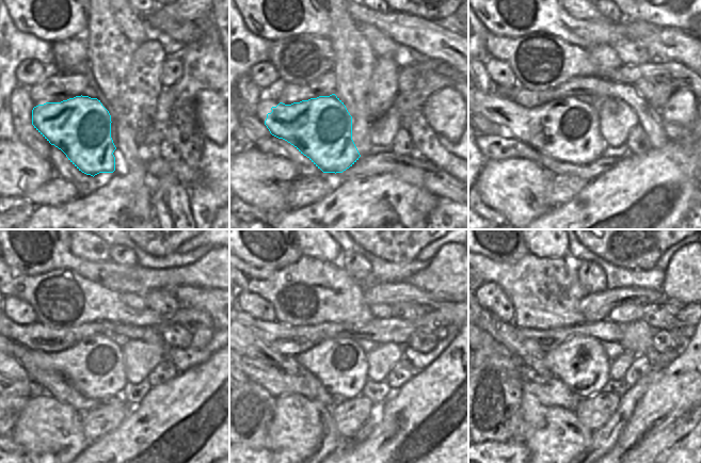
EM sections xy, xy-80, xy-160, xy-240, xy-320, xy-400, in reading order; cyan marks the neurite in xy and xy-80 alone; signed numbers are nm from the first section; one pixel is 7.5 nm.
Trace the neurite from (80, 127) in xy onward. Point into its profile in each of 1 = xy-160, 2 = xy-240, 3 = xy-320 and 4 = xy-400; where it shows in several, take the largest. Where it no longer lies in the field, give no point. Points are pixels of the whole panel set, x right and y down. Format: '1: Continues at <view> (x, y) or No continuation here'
1: Continues at xy-160 (567, 129)
2: Continues at xy-240 (94, 366)
3: Continues at xy-320 (340, 365)
4: Continues at xy-400 (580, 363)

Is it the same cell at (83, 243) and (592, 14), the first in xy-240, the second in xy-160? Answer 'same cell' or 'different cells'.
same cell

